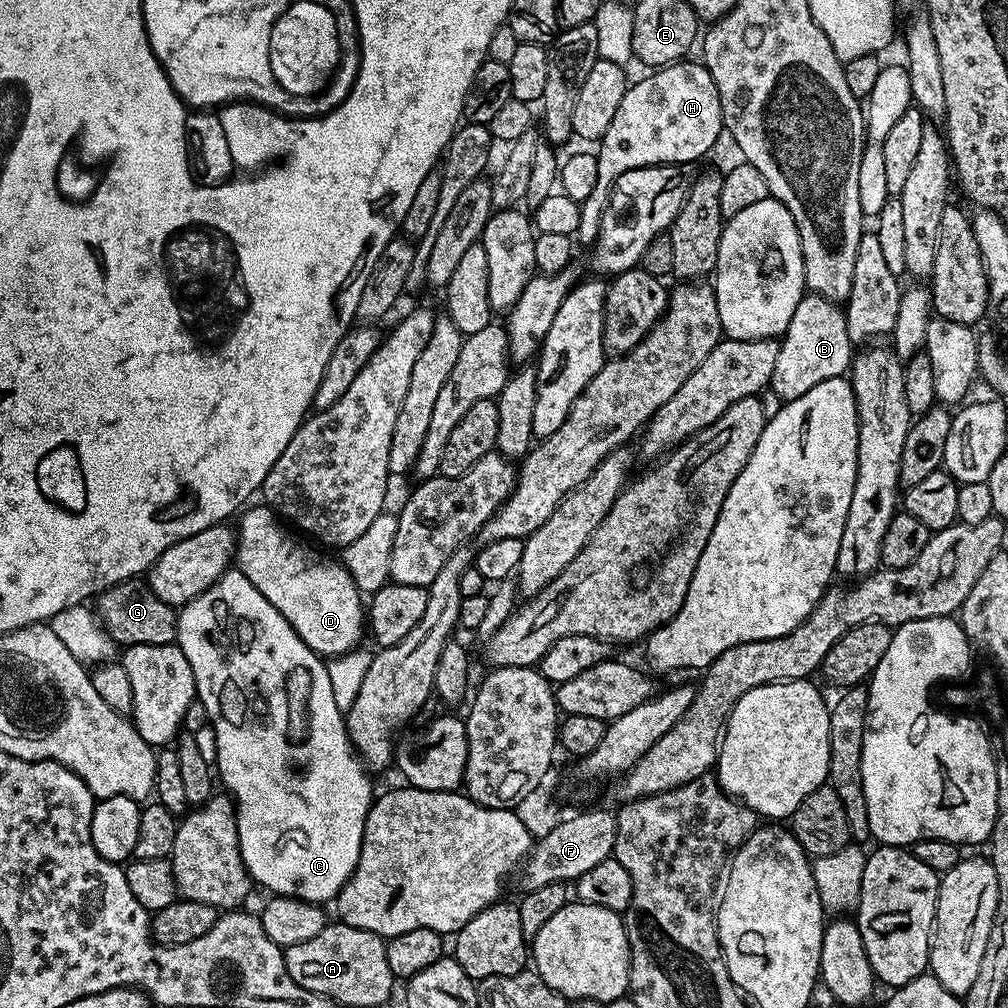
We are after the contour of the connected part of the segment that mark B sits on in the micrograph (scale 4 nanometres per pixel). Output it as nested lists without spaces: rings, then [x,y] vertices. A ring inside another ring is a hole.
[[[806,294],[790,318],[790,326],[780,340],[778,362],[774,362],[774,374],[770,392],[787,402],[802,398],[806,390],[814,390],[818,382],[826,382],[835,376],[844,376],[851,369],[854,345],[848,333],[848,318],[845,309],[835,300],[827,300],[815,294]]]

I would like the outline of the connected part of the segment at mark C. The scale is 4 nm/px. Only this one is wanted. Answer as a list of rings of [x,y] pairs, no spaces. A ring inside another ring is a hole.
[[[238,570],[225,572],[222,578],[218,578],[218,582],[214,582],[214,586],[210,586],[210,590],[198,594],[198,598],[179,609],[176,644],[182,654],[186,654],[186,662],[190,662],[190,670],[196,683],[196,700],[204,707],[204,712],[212,723],[209,724],[210,731],[216,739],[214,768],[218,773],[219,783],[228,787],[227,795],[234,801],[240,857],[248,875],[252,877],[253,885],[260,887],[261,884],[268,894],[293,896],[299,900],[308,900],[311,904],[323,905],[324,900],[335,901],[344,888],[344,883],[352,877],[358,866],[366,818],[374,803],[374,791],[372,792],[373,777],[348,737],[345,713],[340,712],[338,702],[334,702],[334,686],[330,682],[327,663],[312,652],[306,642],[302,642],[290,622],[286,622],[286,618],[282,618],[282,614],[278,614],[278,610],[270,606],[270,602],[266,602],[258,586],[254,586],[254,582],[250,582],[250,578],[246,578],[246,574]]]

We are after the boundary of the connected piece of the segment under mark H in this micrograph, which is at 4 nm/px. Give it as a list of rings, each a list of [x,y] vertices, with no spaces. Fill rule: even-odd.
[[[677,62],[657,67],[649,76],[633,83],[622,98],[622,106],[618,106],[618,114],[614,114],[614,122],[610,122],[610,130],[606,130],[603,140],[599,141],[596,161],[598,162],[598,182],[594,182],[594,190],[590,198],[580,204],[580,221],[575,239],[591,245],[598,234],[600,215],[608,201],[608,193],[612,191],[612,183],[622,174],[635,168],[653,168],[655,164],[692,164],[699,156],[704,156],[716,144],[720,132],[725,131],[724,115],[718,98],[718,86],[714,86],[714,78],[710,78],[710,70],[703,63],[688,64]]]

